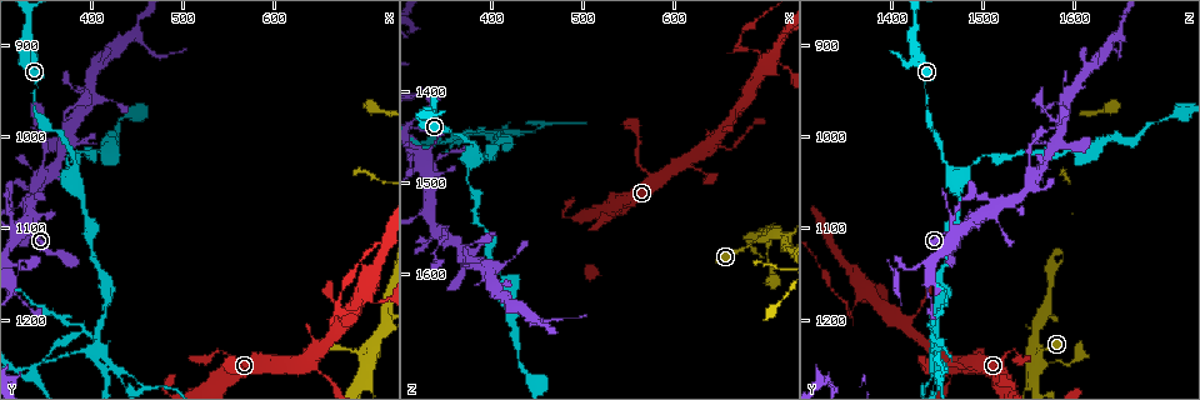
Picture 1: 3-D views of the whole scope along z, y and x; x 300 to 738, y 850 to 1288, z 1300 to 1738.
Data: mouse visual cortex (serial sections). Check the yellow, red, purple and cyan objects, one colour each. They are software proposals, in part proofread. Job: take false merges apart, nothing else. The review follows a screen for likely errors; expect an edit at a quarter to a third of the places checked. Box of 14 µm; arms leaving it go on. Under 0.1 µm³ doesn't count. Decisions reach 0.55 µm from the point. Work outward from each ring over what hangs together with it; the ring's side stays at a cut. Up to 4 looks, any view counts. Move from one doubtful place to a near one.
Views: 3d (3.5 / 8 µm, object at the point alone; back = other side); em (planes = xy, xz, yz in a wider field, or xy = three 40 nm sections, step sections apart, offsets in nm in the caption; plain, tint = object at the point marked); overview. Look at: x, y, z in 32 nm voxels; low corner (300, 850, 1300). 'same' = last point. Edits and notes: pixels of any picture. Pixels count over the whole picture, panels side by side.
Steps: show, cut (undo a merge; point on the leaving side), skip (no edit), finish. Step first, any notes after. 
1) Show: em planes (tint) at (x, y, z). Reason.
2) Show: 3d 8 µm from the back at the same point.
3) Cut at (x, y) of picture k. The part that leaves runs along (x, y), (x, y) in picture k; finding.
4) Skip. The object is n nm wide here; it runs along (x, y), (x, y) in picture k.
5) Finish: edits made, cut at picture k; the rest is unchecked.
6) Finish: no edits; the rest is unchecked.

Show: 3d 3.5 µm at (700, 1265, 1550). Abrupt turn.

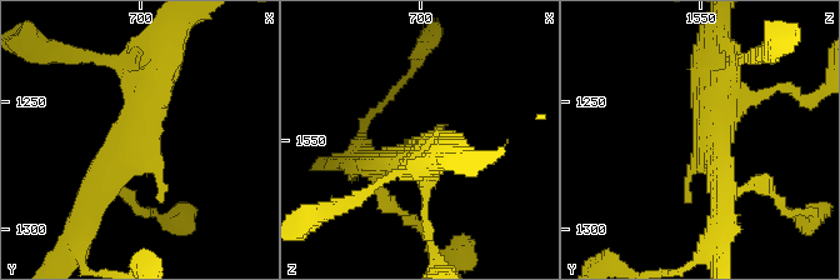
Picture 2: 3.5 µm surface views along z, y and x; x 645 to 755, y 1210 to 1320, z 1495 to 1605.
Show: em xy step 1 (tint) at (699, 1269, 1551). Shape alone is not enough.

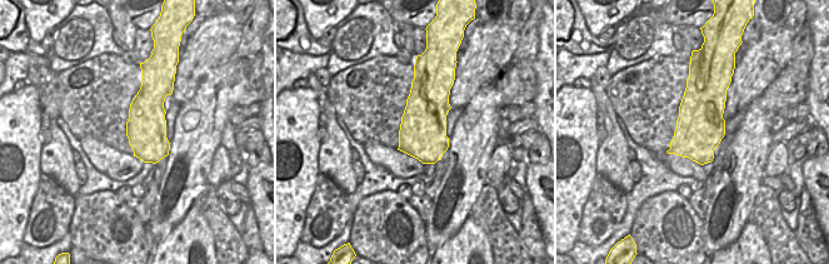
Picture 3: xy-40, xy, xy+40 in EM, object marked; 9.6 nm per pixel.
Skip. It runs along (726, 78), (720, 131), (685, 193) in picture 2; all the same cell.

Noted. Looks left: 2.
Show: 3d 3.5 µm at (335, 970, 1435).

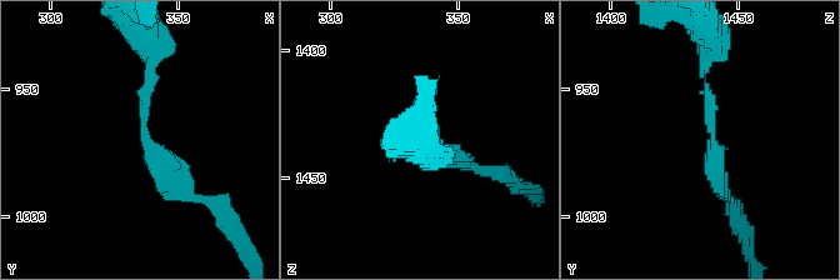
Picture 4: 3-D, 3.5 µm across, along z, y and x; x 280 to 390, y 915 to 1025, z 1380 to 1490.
Show: em xy step 5 (tint) at (339, 970, 1440). The arms are 100, 250 nm wide.

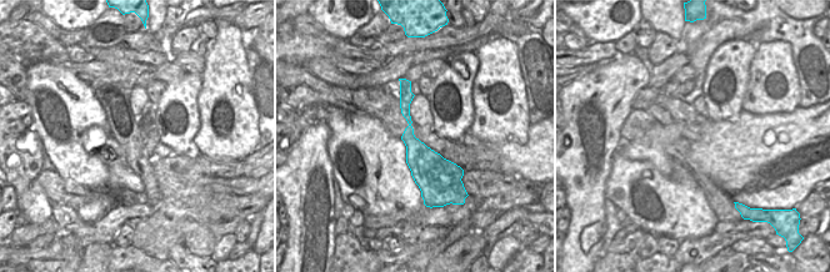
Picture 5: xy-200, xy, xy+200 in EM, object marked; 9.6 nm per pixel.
Skip. All the same cell.

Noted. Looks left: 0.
Finish: no edits; the rest is unchecked.

